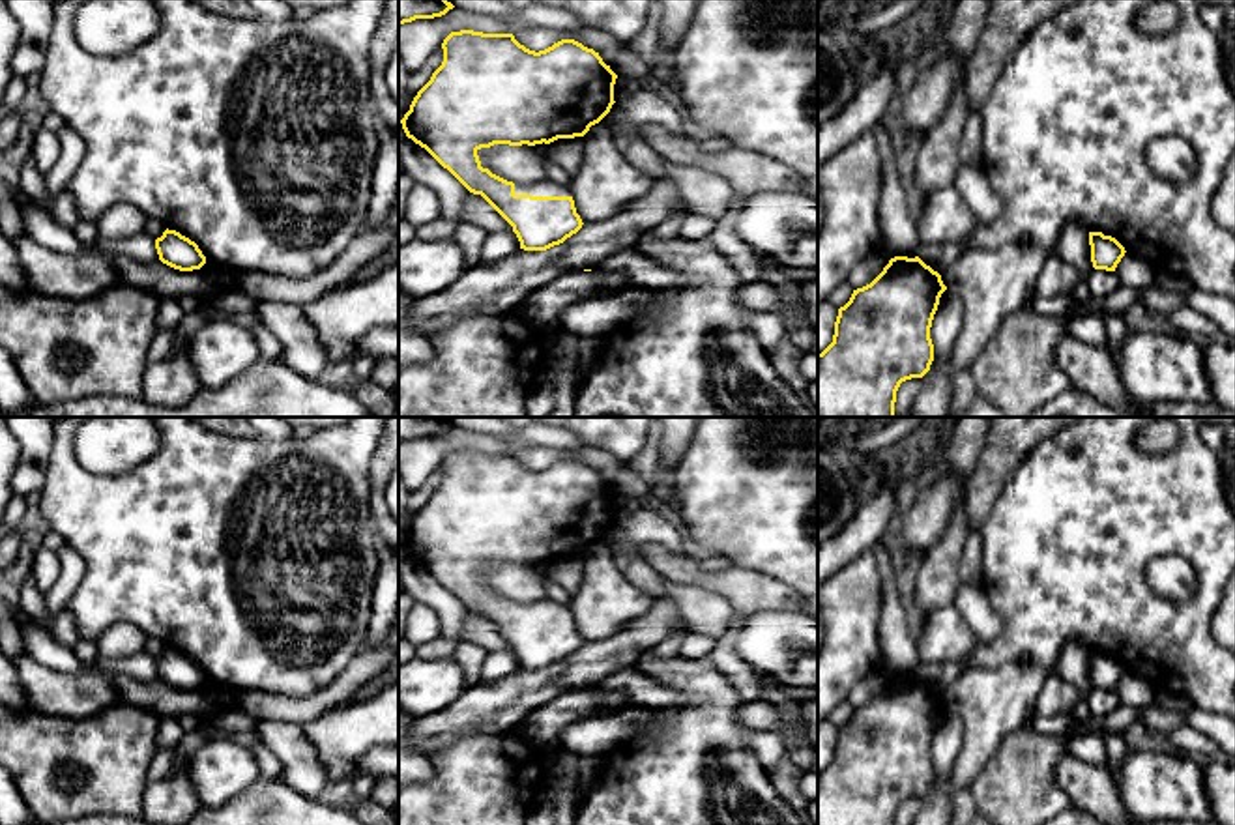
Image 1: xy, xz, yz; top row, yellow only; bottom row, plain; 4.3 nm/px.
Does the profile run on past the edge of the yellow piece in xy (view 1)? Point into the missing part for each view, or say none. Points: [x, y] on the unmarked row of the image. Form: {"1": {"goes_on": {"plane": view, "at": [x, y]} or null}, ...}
{"1": {"goes_on": null}}

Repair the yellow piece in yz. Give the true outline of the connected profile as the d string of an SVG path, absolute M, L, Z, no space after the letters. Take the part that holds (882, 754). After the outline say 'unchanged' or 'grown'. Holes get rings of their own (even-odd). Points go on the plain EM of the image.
M894 675L838 728L833 761L818 773L818 825L894 825L902 801L923 797L934 780L930 746L947 705L919 675Z | unchanged

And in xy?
M167 647L163 655L155 659L155 668L163 683L180 690L200 688L206 683L206 675L198 664L176 649Z | unchanged

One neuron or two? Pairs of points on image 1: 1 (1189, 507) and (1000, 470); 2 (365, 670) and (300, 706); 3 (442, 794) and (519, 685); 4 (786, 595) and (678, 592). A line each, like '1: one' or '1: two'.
1: two
2: one
3: two
4: two

